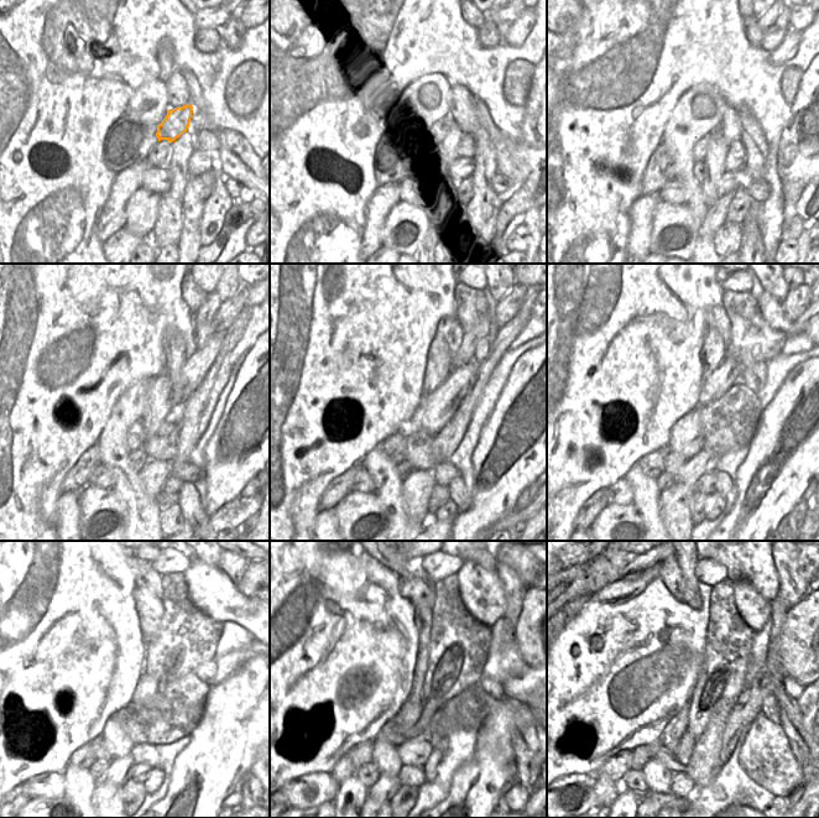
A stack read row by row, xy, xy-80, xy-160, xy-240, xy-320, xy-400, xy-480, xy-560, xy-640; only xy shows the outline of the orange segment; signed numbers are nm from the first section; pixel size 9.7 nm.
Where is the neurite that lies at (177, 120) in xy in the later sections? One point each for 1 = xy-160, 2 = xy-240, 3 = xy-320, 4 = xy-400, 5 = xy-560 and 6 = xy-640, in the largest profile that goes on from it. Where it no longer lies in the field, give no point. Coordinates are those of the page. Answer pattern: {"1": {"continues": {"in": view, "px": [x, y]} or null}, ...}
{"1": {"continues": {"in": "xy-160", "px": [702, 146]}}, "2": {"continues": {"in": "xy-240", "px": [136, 434]}}, "3": {"continues": {"in": "xy-320", "px": [394, 446]}}, "4": {"continues": {"in": "xy-400", "px": [648, 464]}}, "5": {"continues": {"in": "xy-560", "px": [344, 769]}}, "6": {"continues": {"in": "xy-640", "px": [608, 786]}}}

